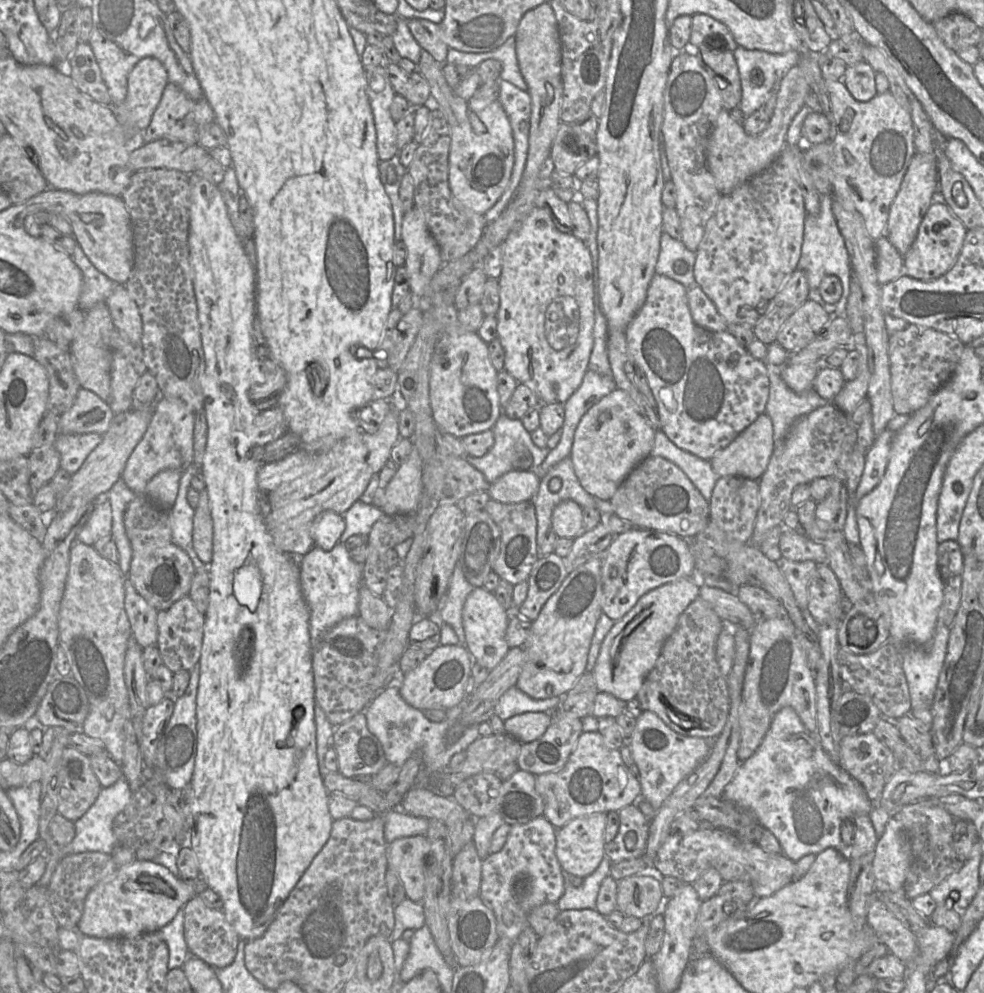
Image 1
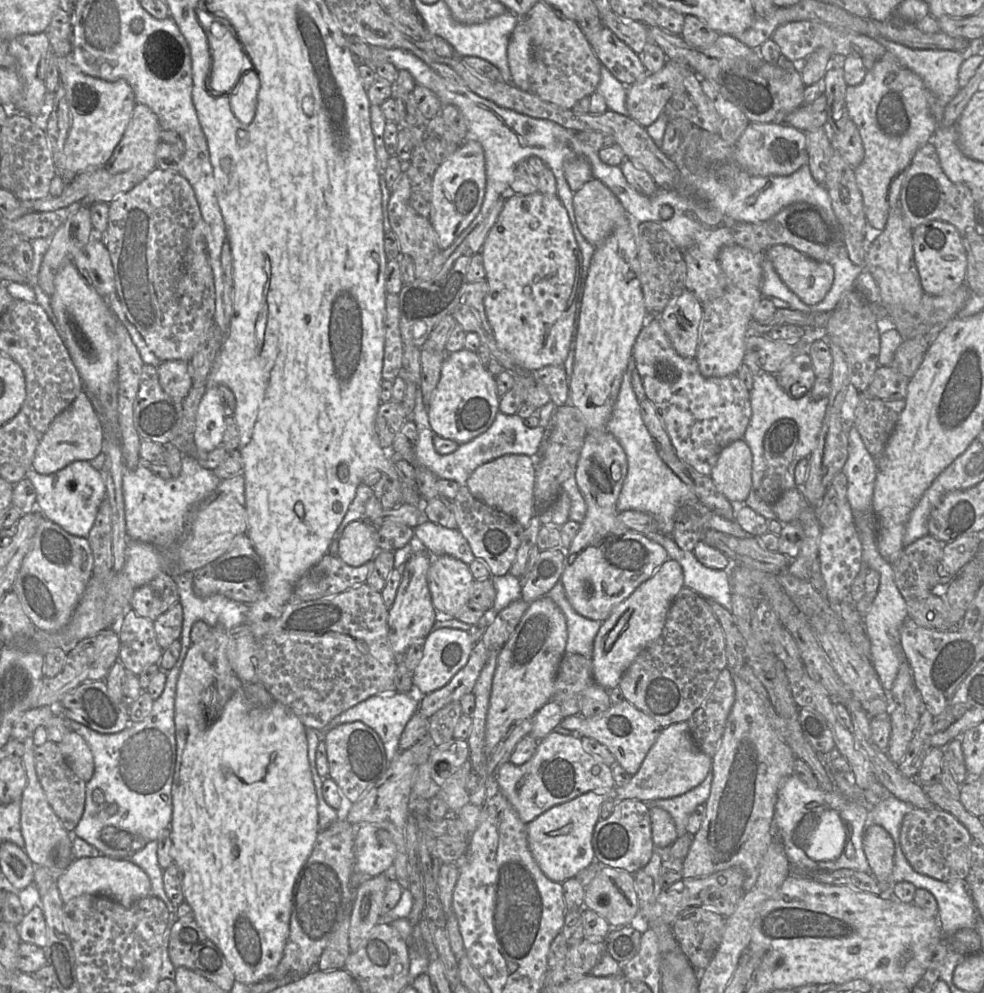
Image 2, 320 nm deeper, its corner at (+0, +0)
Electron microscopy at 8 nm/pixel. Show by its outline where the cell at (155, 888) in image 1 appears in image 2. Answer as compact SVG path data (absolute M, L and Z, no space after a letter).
M103 854L74 859L59 876L57 886L63 903L83 894L98 894L128 908L136 900L151 894L150 879L139 866L129 858L114 859Z

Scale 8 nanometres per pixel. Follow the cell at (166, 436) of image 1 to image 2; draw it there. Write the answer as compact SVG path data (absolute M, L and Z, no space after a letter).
M183 360L161 361L157 371L163 391L170 397L183 401L193 384L188 362Z

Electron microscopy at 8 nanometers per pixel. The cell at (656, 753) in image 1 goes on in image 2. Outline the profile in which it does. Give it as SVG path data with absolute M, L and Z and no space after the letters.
M627 700L612 704L607 711L593 718L586 718L581 715L566 716L560 725L572 732L578 732L581 736L594 738L605 745L614 755L617 763L631 776L638 772L648 751L662 730L662 727L649 715L638 710Z

